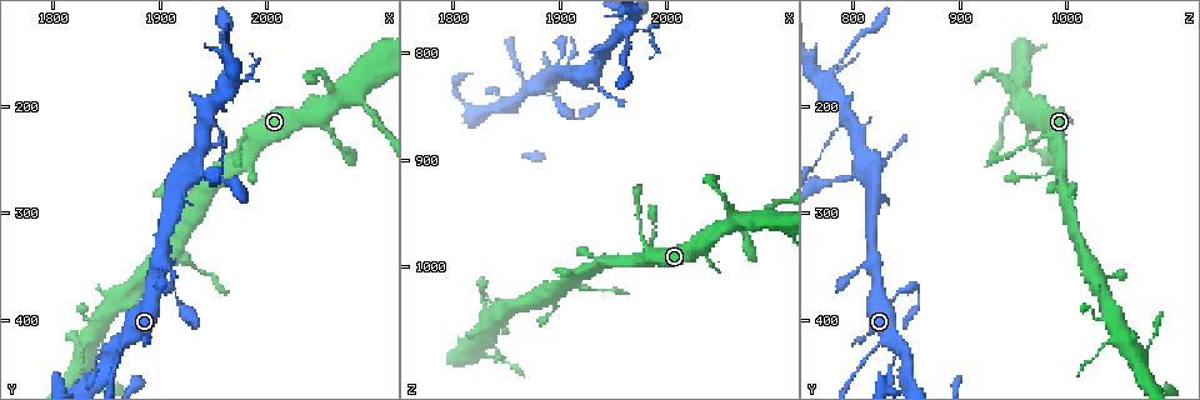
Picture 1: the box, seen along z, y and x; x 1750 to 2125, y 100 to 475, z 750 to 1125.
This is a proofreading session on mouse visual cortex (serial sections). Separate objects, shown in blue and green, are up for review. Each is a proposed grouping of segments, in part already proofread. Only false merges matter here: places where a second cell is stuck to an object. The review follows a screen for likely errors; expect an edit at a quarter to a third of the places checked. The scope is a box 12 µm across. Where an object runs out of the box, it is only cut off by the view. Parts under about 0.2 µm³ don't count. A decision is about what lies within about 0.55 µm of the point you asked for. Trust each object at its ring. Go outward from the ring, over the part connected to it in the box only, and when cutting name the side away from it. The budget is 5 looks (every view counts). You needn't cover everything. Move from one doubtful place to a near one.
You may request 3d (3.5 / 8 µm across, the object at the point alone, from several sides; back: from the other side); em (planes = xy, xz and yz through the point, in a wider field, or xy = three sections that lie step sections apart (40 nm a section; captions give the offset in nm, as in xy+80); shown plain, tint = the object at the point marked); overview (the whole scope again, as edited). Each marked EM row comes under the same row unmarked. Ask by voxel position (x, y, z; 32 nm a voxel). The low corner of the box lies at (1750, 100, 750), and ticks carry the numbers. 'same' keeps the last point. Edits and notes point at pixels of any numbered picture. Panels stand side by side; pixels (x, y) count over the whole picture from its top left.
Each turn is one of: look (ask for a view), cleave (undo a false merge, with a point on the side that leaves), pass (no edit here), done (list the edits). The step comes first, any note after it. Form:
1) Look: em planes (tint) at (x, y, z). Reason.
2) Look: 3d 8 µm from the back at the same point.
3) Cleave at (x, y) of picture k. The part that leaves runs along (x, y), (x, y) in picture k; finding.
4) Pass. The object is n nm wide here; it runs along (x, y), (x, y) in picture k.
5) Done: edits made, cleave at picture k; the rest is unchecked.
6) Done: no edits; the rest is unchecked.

Look: 3d 8 µm at (2074, 188, 958). Small branch off a trunk.

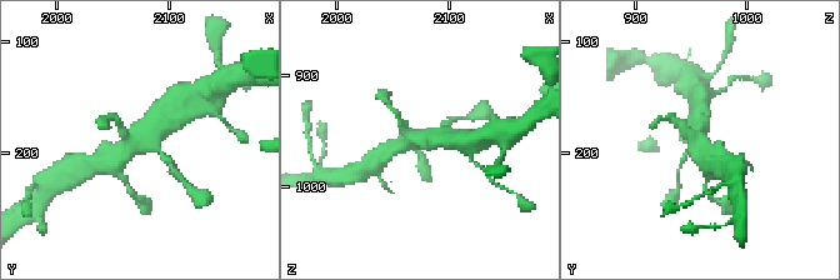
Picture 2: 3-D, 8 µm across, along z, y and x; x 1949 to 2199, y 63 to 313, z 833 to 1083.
Look: 3d 3.5 µm at (2076, 188, 958). Zoom in.

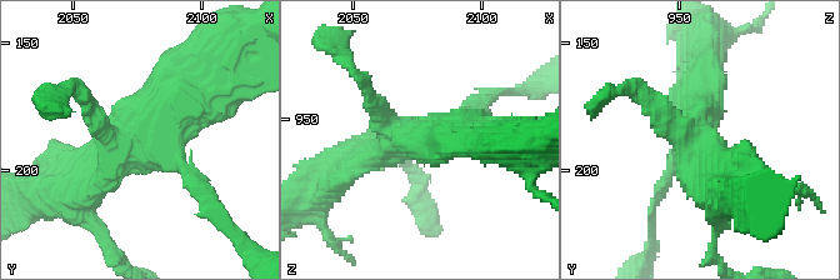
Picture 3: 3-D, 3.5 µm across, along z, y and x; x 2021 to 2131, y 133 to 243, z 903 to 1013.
Look: em xy step 2 (tint) at (2075, 190, 956). Need the tissue.

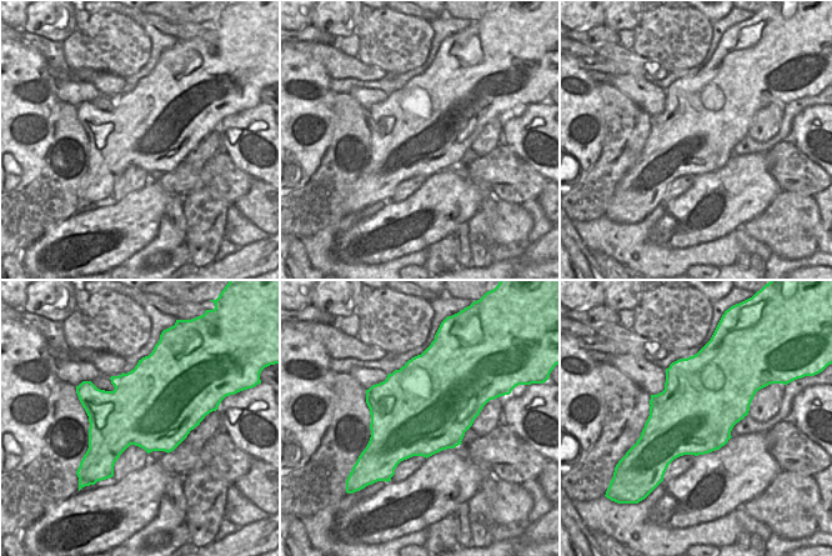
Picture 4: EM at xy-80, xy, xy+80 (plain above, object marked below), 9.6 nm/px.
Pass. It runs along (71, 193), (198, 93) in picture 3; one cell here.

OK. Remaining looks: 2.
Look: 3d 3.5 µm at (1938, 224, 804). Side arm on a straight run.

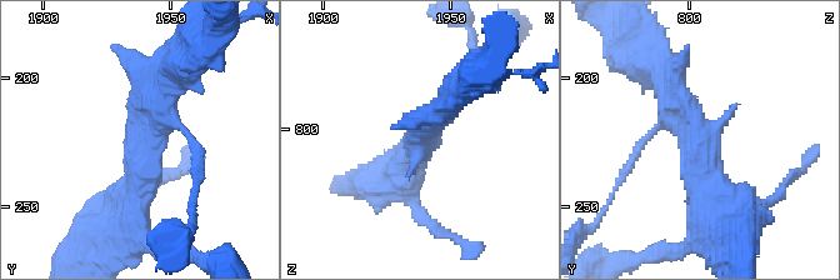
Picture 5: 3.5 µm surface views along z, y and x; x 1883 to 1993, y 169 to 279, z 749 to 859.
Look: em xy step 2 (tint) at (1937, 220, 803). Need the tissue.

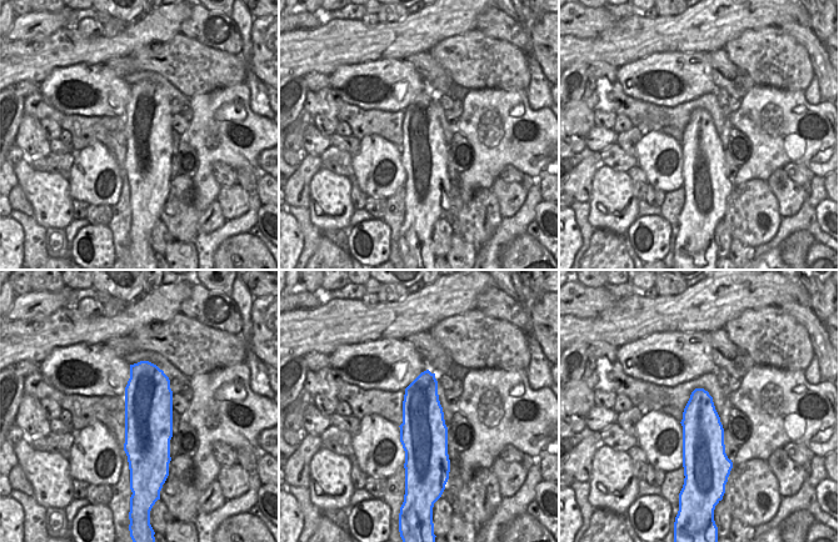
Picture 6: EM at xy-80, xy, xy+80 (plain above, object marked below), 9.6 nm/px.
Pass. It runs along (729, 208), (655, 70) in picture 5; continuous, no second cell.

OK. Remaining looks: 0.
Done: no edits; the rest is unchecked.

